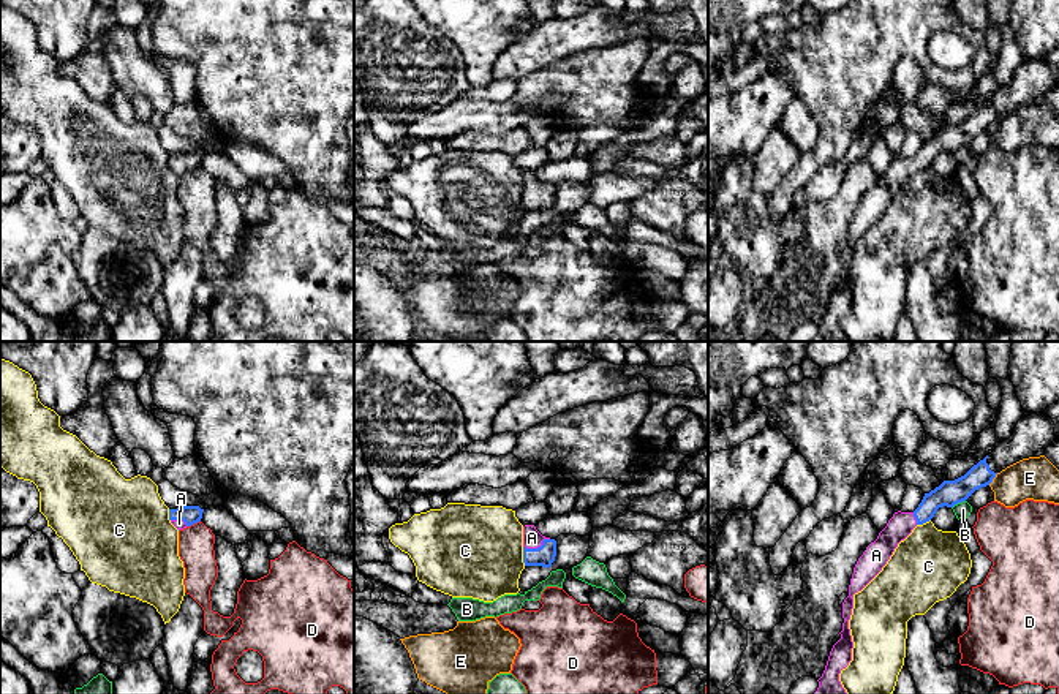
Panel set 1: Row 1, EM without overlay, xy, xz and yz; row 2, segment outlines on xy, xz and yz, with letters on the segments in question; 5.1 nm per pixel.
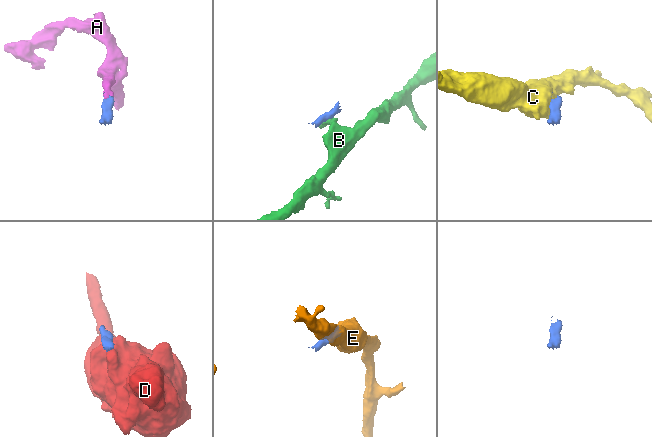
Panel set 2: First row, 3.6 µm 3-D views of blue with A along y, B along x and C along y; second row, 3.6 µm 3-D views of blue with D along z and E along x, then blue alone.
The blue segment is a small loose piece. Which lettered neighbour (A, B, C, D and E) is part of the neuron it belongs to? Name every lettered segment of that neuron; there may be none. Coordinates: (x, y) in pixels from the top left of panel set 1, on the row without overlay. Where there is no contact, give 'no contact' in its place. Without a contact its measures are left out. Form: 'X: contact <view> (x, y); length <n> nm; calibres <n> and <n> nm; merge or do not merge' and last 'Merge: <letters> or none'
A: contact xz (538, 193); length 140 nm; calibres 110 and 100 nm; merge
B: contact yz (958, 147); length 80 nm; calibres 130 and 80 nm; do not merge
C: contact xz (523, 203); length 100 nm; calibres 110 and 460 nm; do not merge
D: contact xy (193, 169); length 80 nm; calibres 100 and 180 nm; do not merge
E: contact yz (993, 124); length 80 nm; calibres 130 and 220 nm; do not merge
Merge: A

